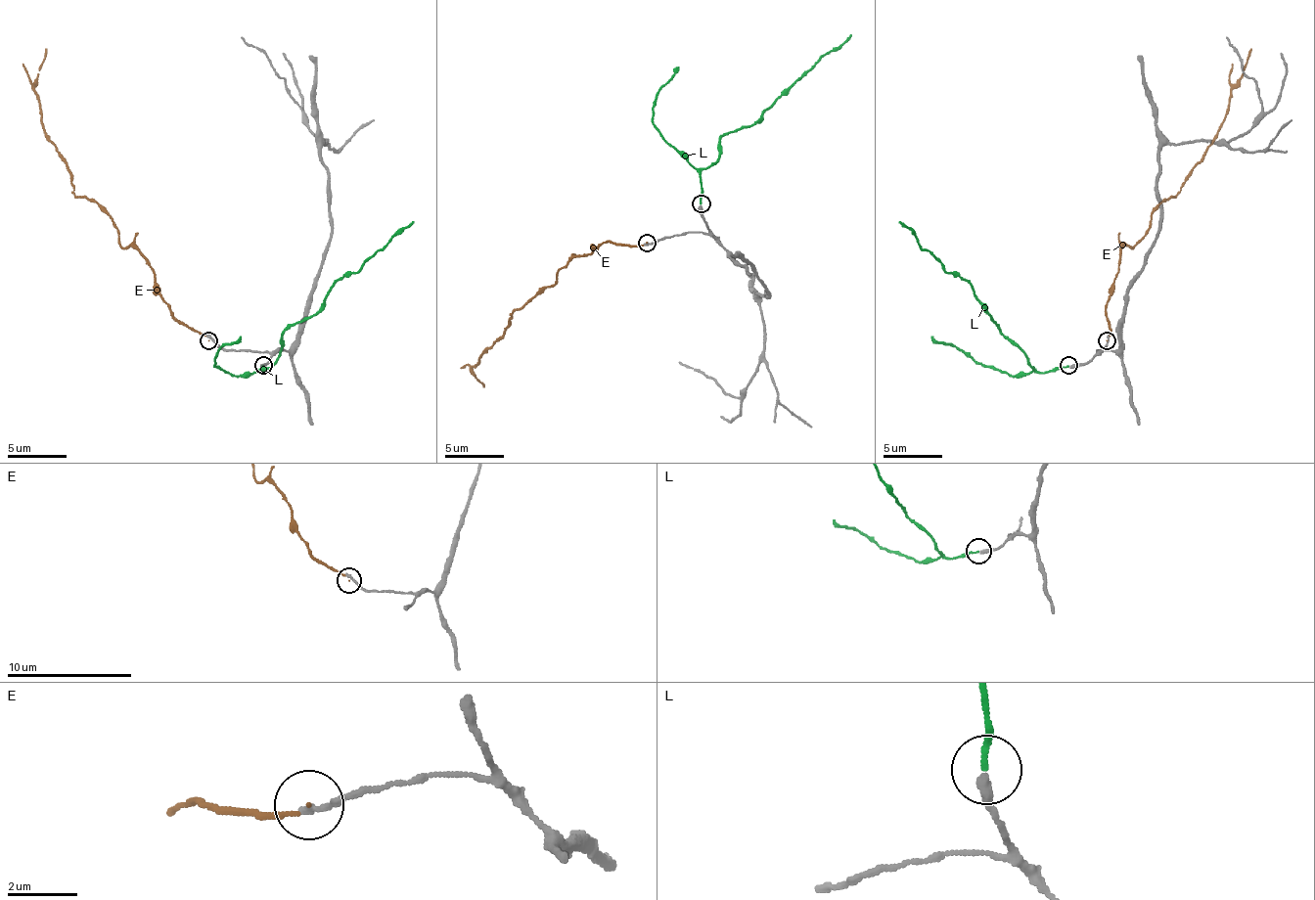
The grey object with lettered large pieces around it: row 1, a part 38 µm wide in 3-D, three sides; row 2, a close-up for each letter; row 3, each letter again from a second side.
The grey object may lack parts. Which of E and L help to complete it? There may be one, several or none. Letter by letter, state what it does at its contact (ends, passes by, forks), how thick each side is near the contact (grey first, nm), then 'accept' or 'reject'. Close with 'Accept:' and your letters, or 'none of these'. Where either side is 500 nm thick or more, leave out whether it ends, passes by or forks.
E: it ends; calibres 220 and 80 nm; reject
L: it ends; calibres 320 and 160 nm; accept
Accept: L

